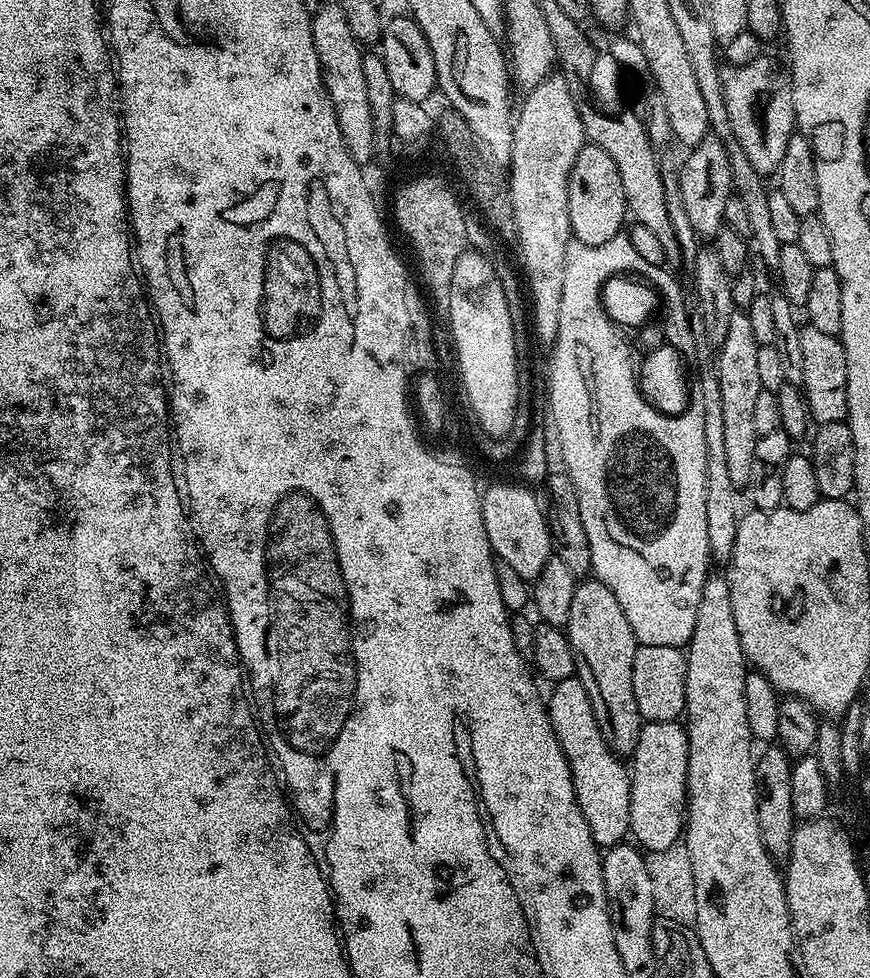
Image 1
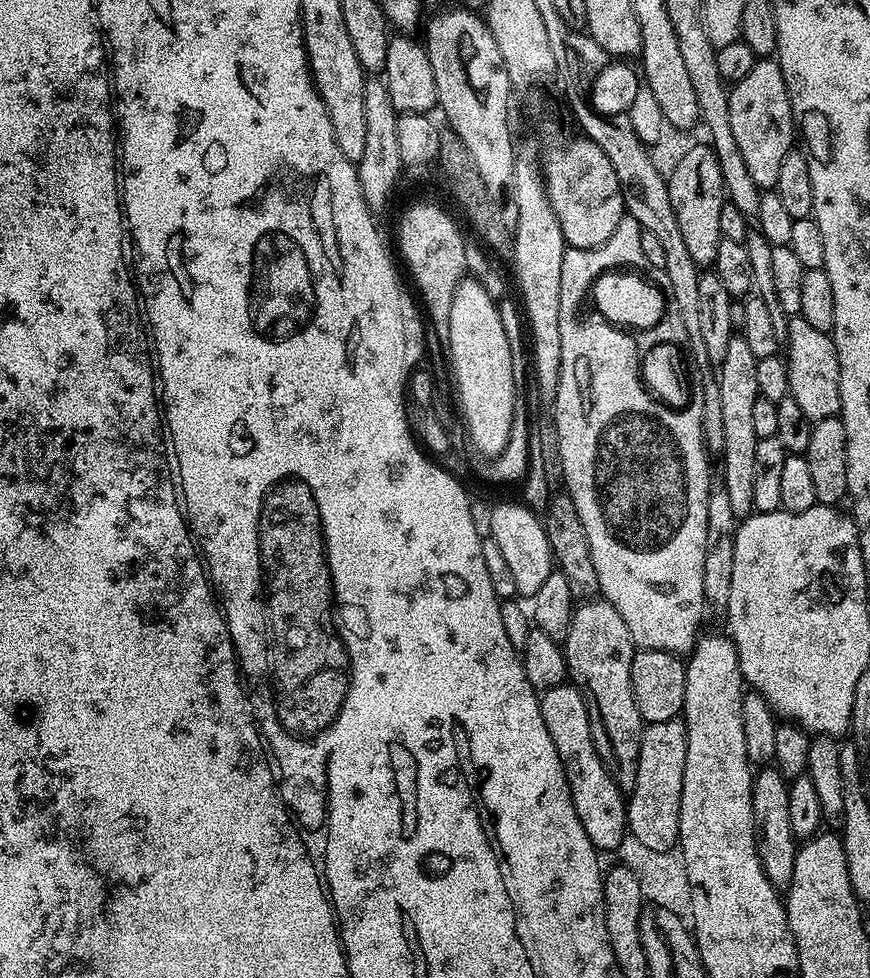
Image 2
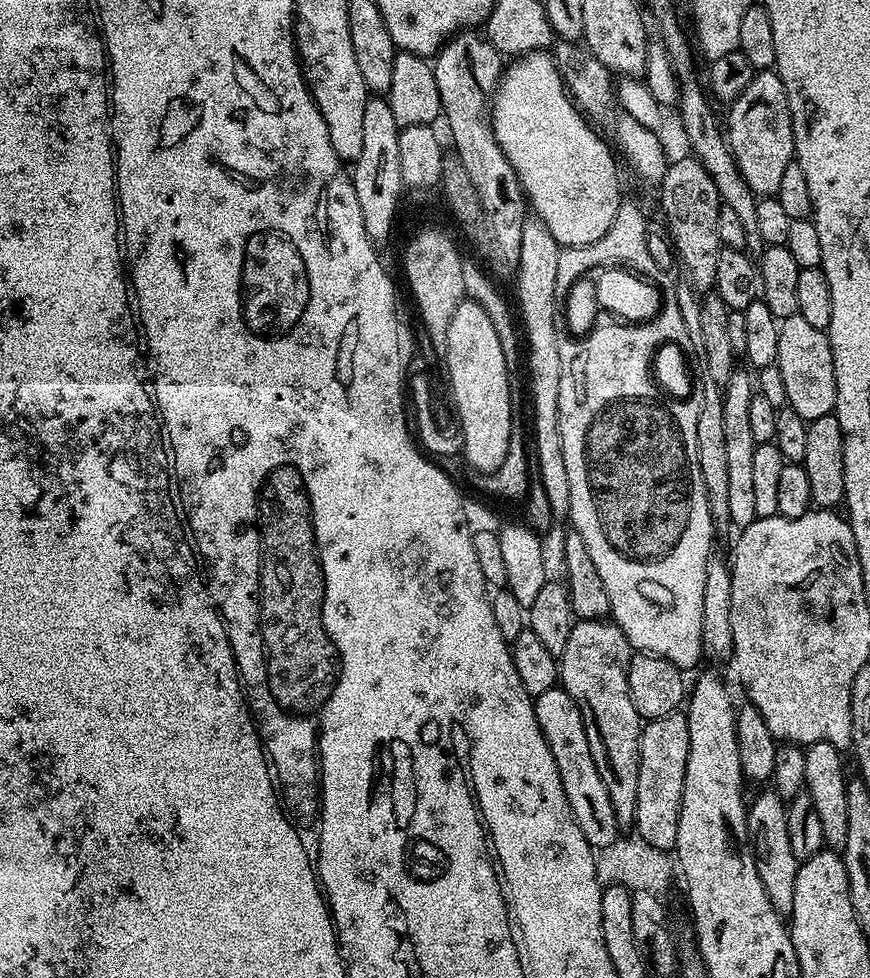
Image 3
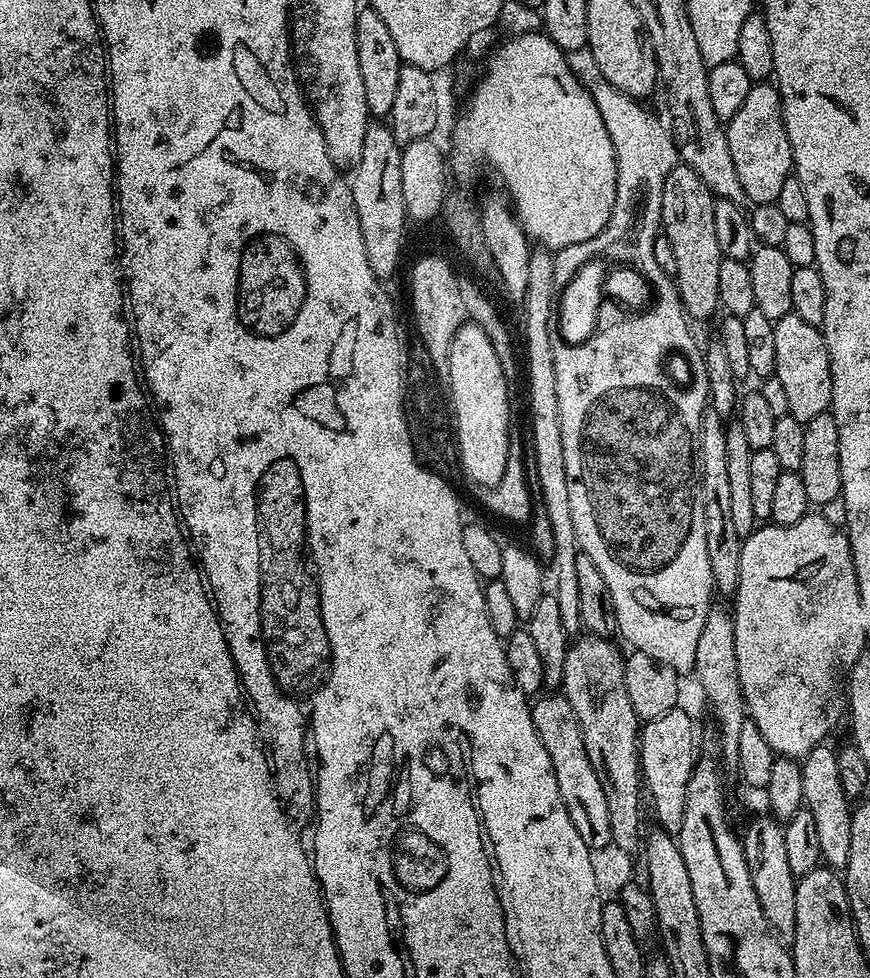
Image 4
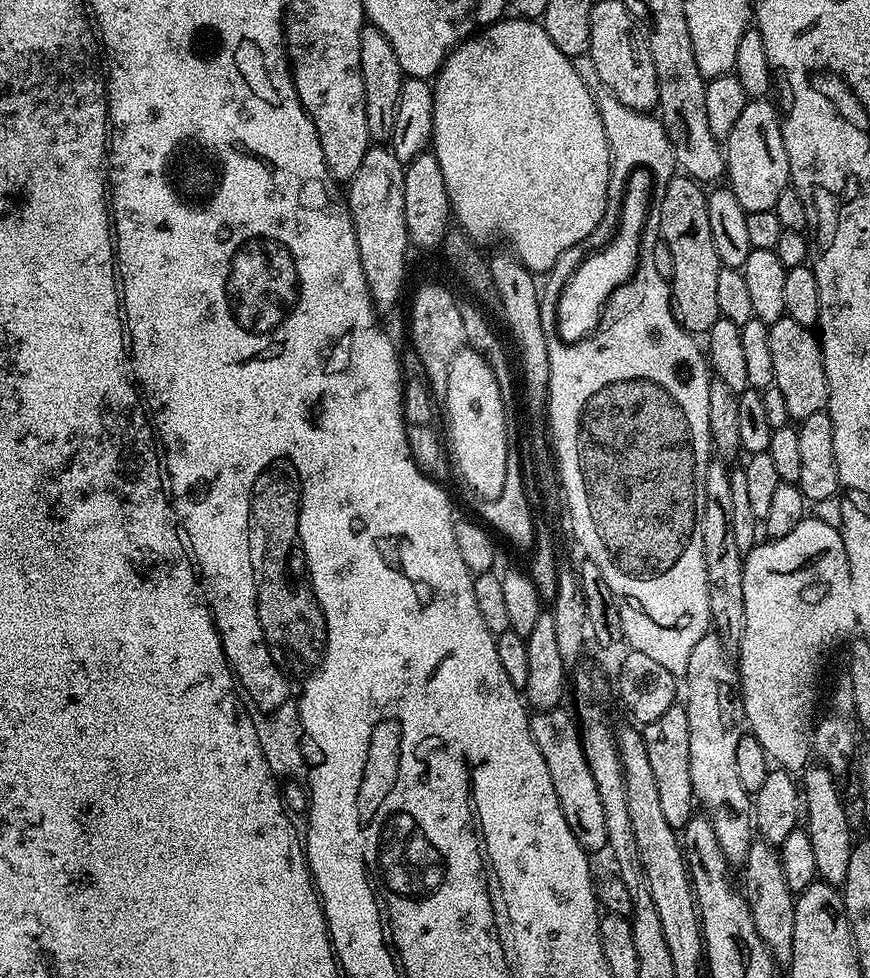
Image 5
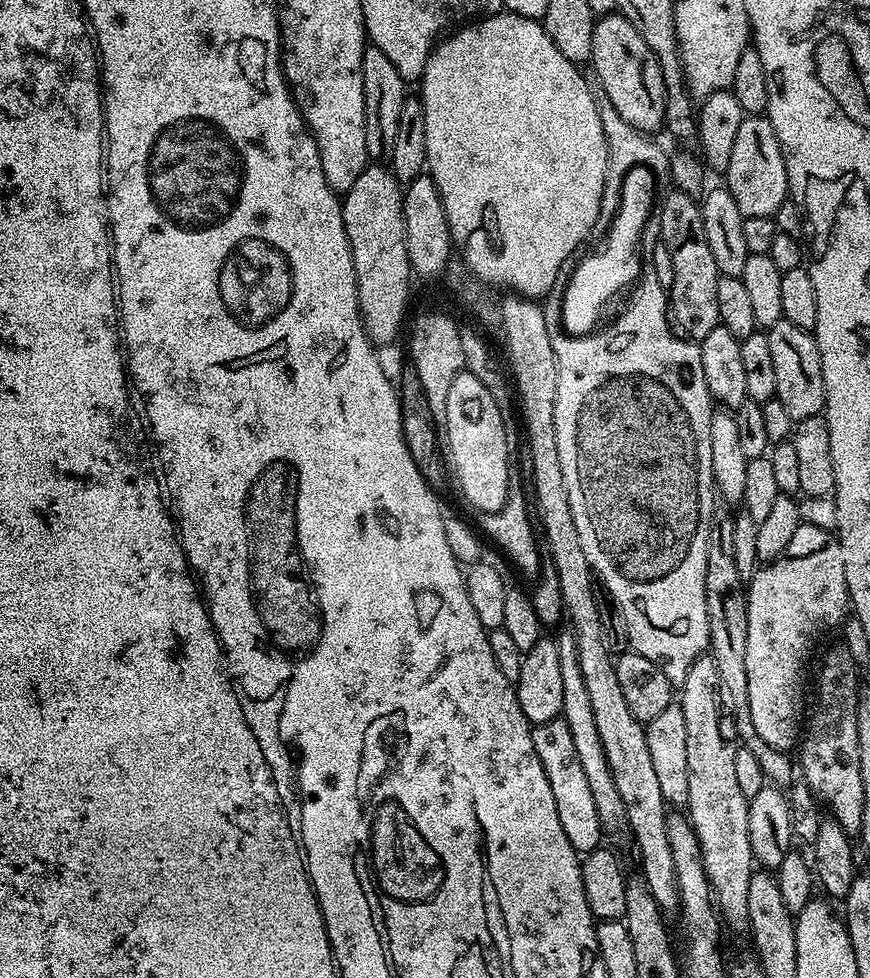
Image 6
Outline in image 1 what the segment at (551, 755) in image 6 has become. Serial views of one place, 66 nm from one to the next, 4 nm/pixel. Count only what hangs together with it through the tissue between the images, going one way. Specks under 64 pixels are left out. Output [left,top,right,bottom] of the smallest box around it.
[546,676,632,850]

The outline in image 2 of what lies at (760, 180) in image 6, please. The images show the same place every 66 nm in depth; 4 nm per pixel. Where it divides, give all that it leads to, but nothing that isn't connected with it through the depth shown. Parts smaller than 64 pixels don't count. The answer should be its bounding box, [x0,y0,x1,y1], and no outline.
[728,58,794,190]

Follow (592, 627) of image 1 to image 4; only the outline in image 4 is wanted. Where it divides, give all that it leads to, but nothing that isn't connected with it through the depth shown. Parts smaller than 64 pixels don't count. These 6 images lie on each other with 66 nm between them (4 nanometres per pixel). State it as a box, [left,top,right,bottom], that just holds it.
[562,634,642,854]

